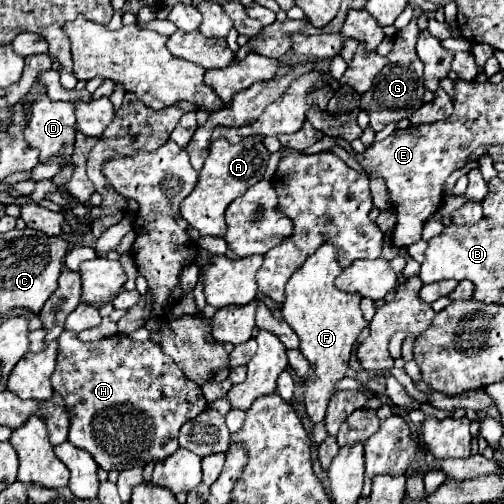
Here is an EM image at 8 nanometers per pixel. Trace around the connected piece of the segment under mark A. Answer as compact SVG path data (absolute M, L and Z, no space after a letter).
M224 138L214 140L210 144L210 154L204 162L204 168L200 170L196 188L180 204L182 218L190 222L190 226L194 226L202 236L224 236L226 232L224 212L228 204L264 178L268 158L270 158L270 152L264 148L262 142L244 140L238 144L230 144Z

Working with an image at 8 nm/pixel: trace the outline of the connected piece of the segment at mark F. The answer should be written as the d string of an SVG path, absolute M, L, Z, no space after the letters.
M332 244L318 248L304 266L292 274L286 284L286 300L282 302L282 316L300 338L300 352L314 372L304 378L304 406L312 424L324 420L328 402L338 392L336 382L346 376L352 344L360 330L368 326L360 312L360 296L344 294L334 286L334 278L342 272L336 254L336 246Z

